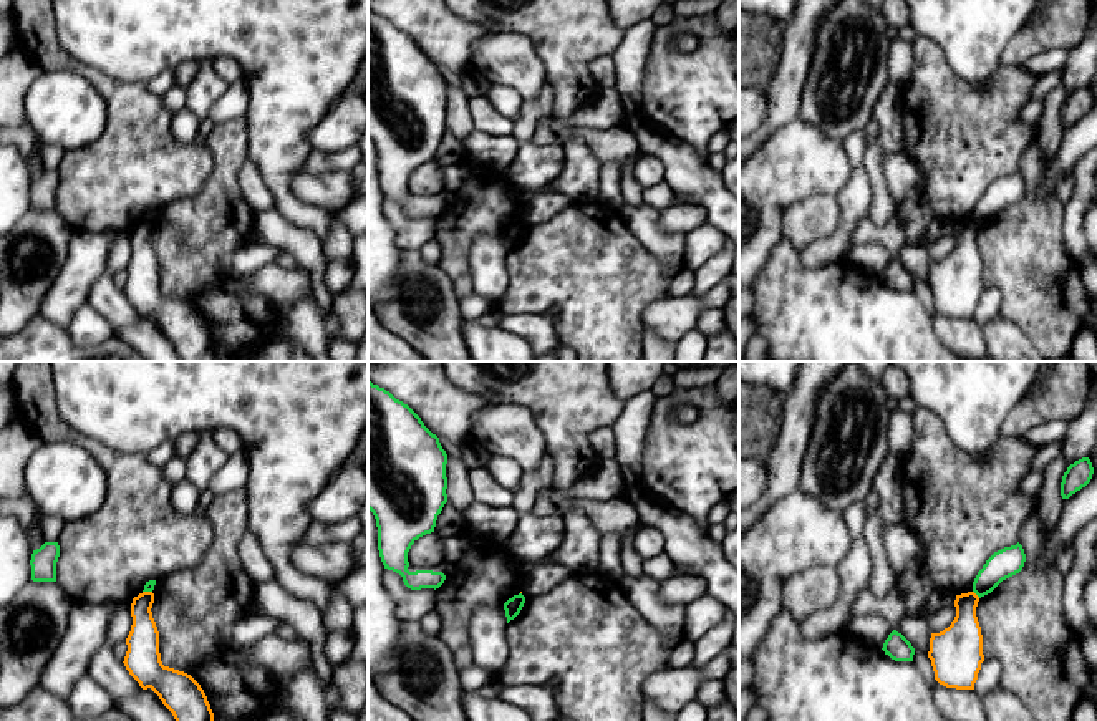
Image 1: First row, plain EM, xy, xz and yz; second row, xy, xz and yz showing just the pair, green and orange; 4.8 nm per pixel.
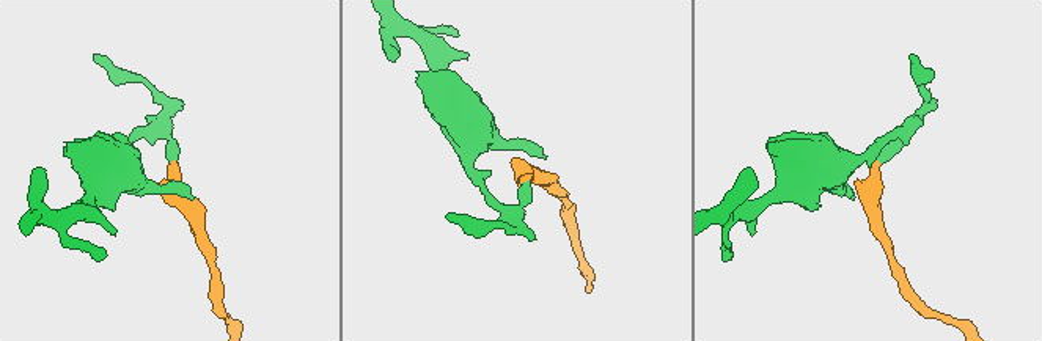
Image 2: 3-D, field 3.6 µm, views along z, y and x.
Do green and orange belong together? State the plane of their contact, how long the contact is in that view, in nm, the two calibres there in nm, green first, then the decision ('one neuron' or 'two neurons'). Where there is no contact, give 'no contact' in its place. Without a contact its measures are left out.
yz | 50 nm | 140/200 nm | two neurons

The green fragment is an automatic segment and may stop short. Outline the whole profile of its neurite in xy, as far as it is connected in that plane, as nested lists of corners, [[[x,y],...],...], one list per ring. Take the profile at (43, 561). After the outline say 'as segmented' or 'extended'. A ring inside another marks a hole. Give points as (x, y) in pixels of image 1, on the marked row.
[[[45,542],[31,554],[31,580],[33,582],[56,582],[56,562],[60,557],[58,542]]]; as segmented

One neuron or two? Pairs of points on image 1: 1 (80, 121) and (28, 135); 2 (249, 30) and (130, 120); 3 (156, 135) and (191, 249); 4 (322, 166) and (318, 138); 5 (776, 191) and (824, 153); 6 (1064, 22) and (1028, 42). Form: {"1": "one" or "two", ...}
{"1": "two", "2": "two", "3": "two", "4": "two", "5": "one", "6": "one"}

